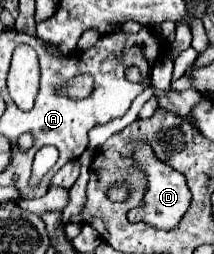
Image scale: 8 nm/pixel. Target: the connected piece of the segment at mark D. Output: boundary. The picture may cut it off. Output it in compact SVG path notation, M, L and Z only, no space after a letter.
M135 140L133 144L135 144L135 152L131 154L133 166L137 166L141 172L145 172L147 190L145 190L141 206L129 210L127 218L131 222L145 222L145 224L149 224L153 228L159 228L159 230L173 230L173 228L179 226L183 214L191 206L191 192L189 192L189 186L185 182L185 176L181 172L177 172L175 168L171 168L169 164L161 162L147 142Z

